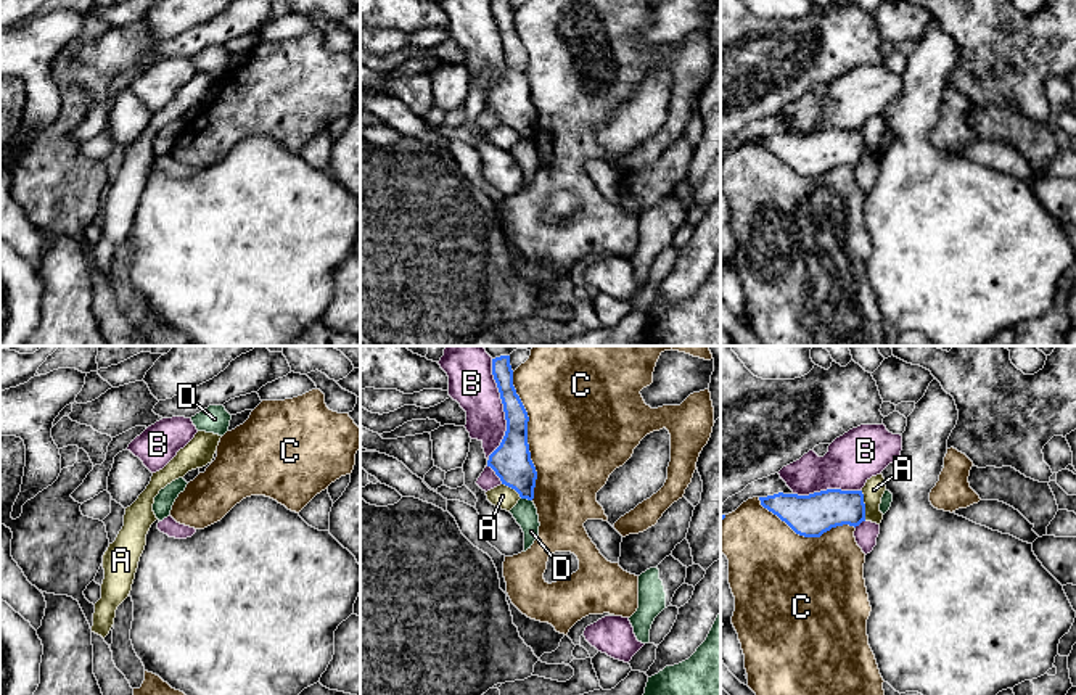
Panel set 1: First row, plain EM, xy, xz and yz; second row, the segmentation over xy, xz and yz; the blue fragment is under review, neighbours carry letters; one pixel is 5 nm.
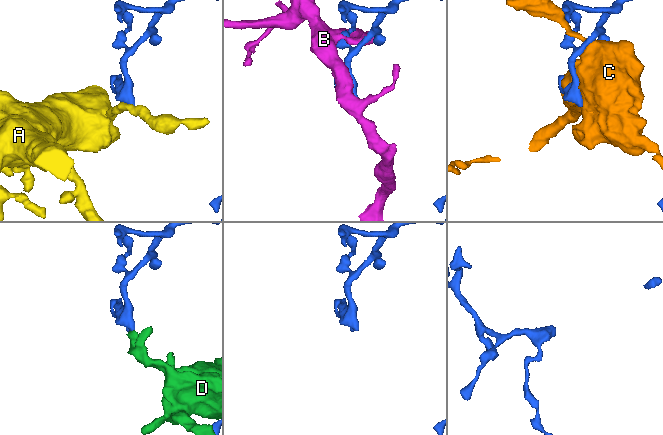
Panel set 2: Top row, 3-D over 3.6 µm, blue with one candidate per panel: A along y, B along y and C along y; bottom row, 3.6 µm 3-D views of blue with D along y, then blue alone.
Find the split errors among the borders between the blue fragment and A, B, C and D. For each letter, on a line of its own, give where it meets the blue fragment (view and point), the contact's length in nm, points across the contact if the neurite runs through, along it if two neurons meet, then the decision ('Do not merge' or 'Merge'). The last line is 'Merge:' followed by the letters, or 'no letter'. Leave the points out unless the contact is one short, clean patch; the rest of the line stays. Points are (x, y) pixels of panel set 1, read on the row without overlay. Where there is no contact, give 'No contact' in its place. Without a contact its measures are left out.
A: Touches blue at yz (864, 145). Shared border 150 nm. Do not merge
B: Touches blue at xz (504, 50). Shared border 500 nm. Do not merge
C: Touches blue at xz (526, 76). Shared border 650 nm. Do not merge
D: Touches blue at xz (526, 137). Shared border 60 nm. Do not merge
Merge: no letter

